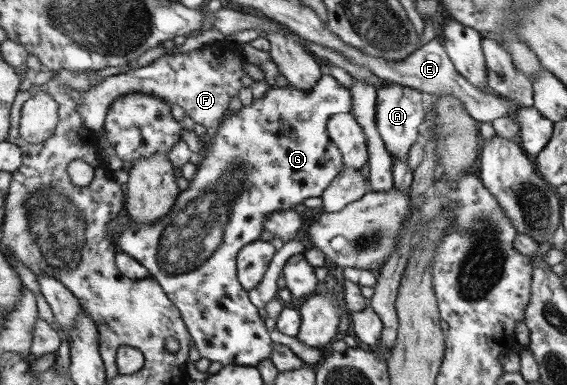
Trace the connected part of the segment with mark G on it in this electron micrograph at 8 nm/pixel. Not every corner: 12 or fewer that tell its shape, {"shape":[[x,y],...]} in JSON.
{"shape":[[325,73],[270,88],[209,134],[172,212],[117,249],[180,309],[200,356],[274,342],[238,282],[272,213],[343,171]]}

